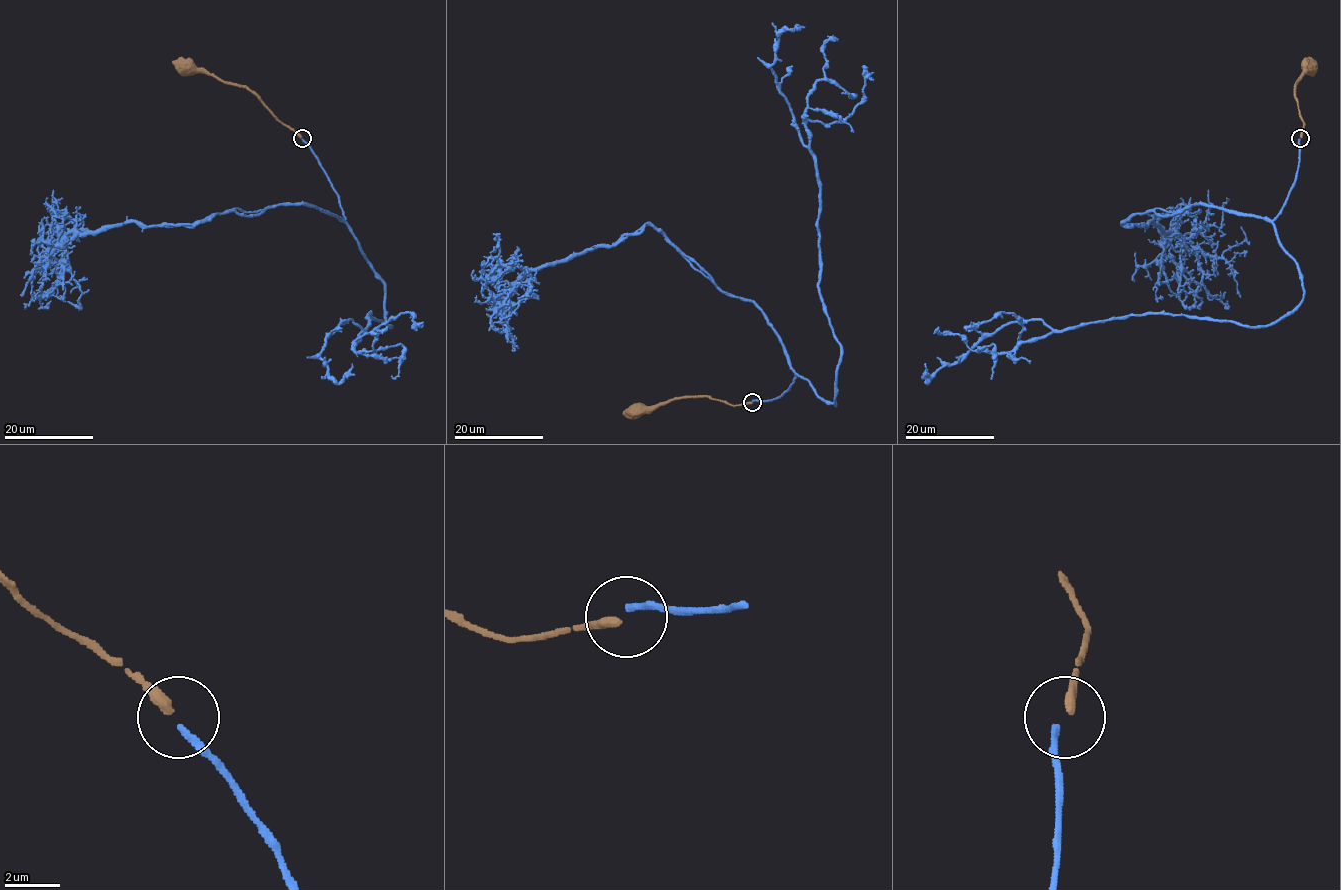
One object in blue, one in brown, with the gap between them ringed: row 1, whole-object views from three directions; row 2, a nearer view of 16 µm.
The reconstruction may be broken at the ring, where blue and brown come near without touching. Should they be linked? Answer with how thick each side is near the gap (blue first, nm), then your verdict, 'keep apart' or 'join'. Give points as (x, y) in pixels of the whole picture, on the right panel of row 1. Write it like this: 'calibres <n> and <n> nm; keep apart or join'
calibres 240 and 380 nm; keep apart

